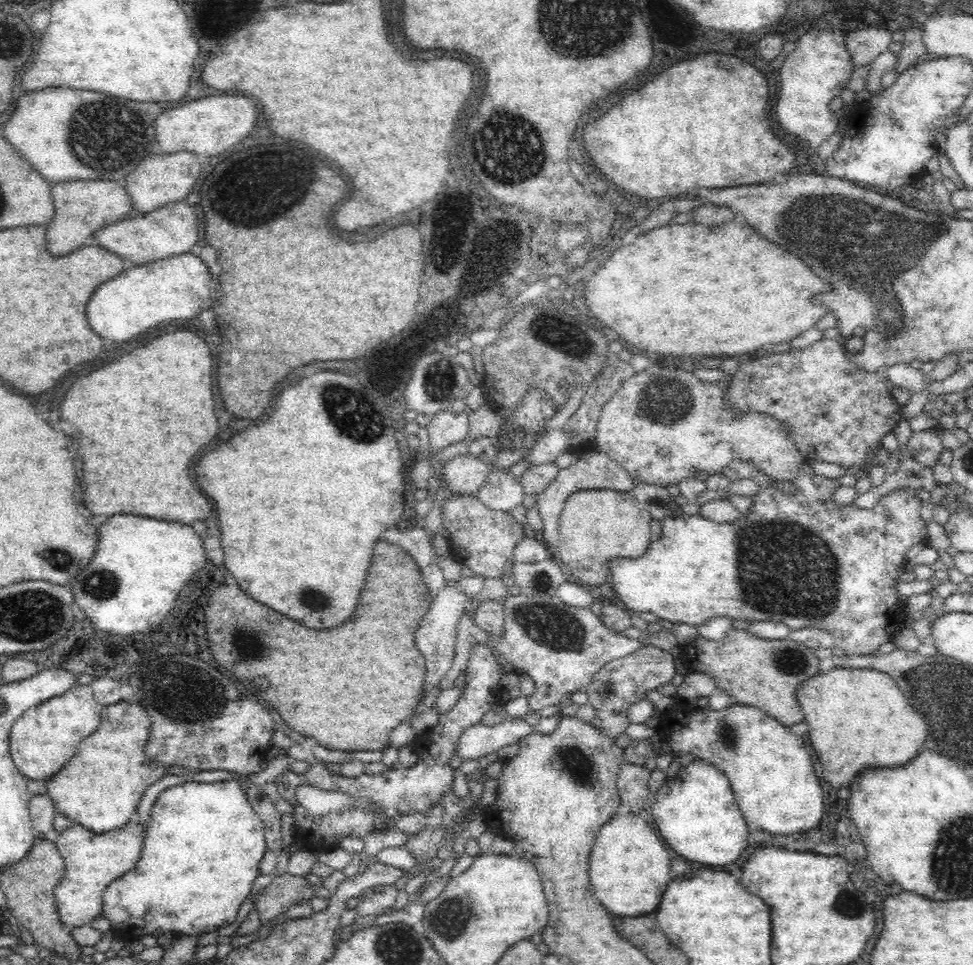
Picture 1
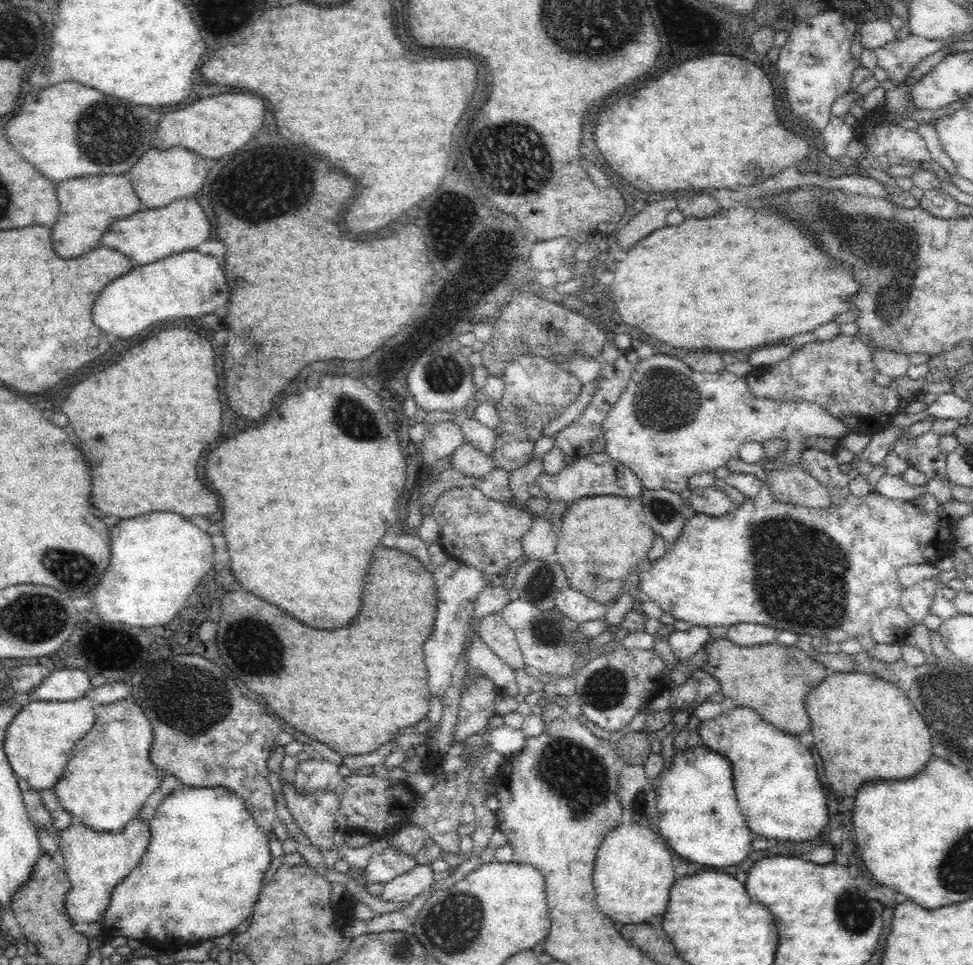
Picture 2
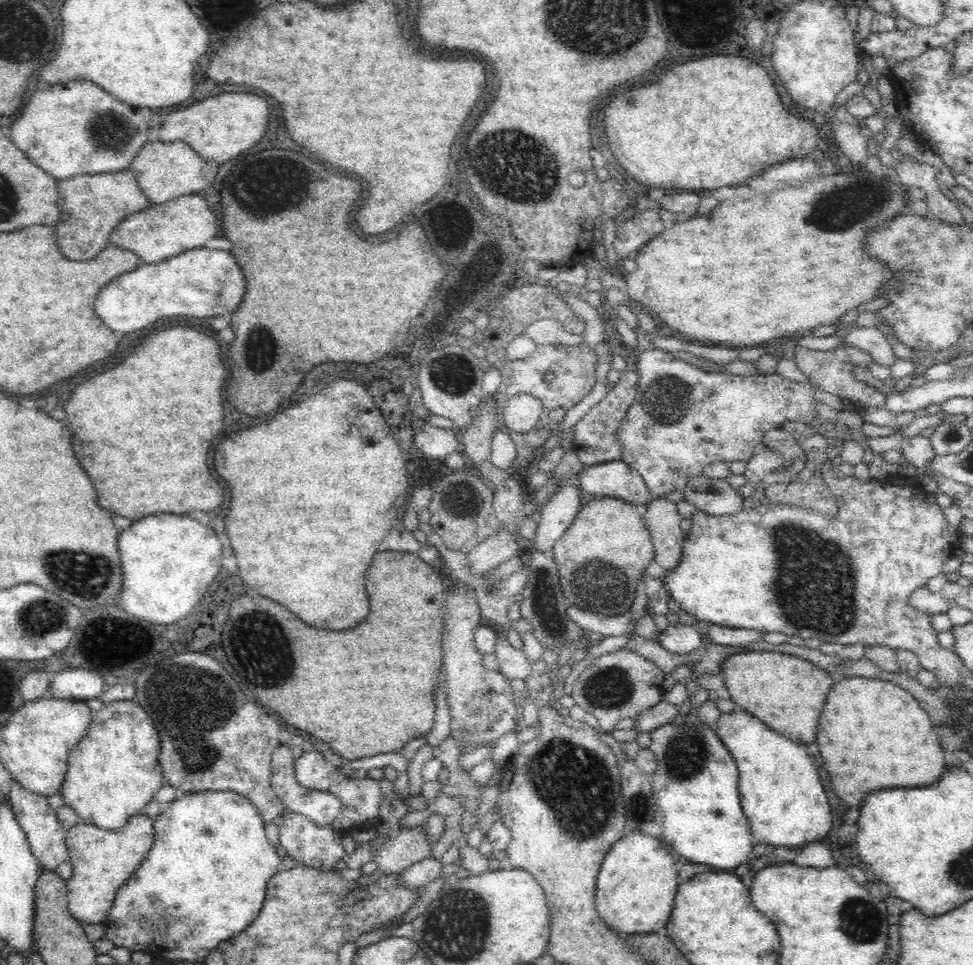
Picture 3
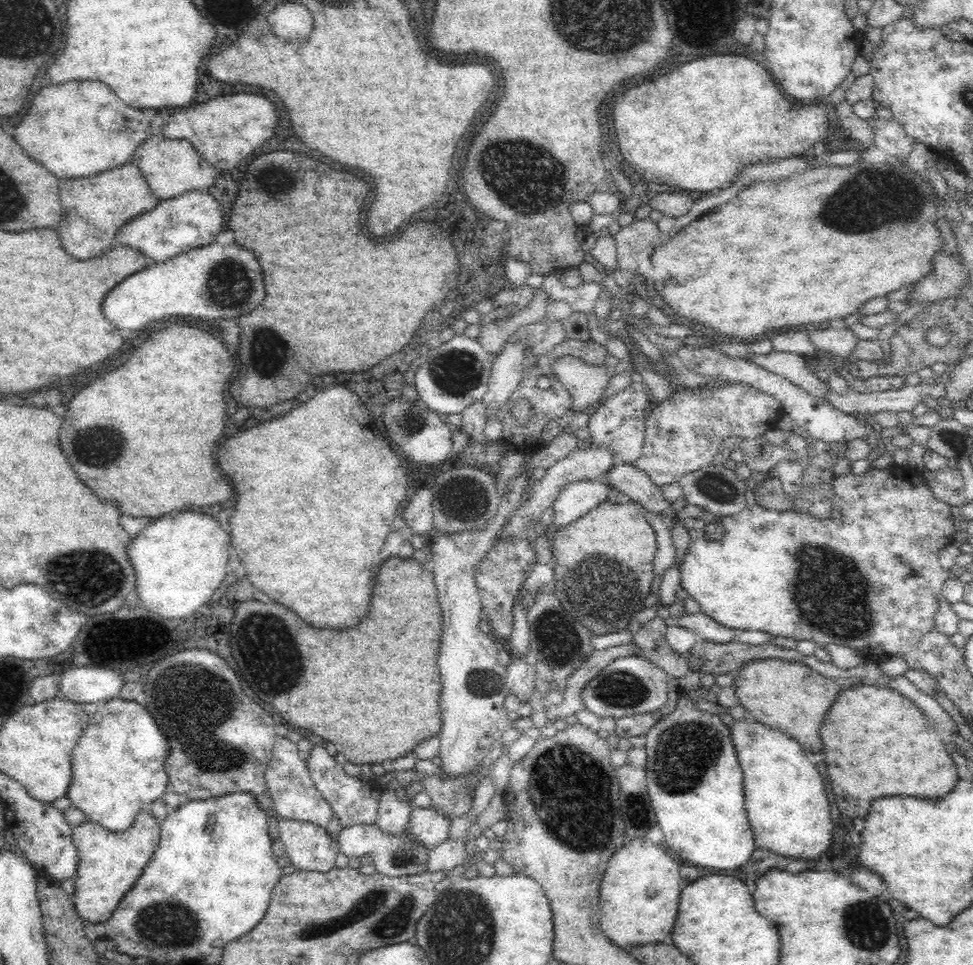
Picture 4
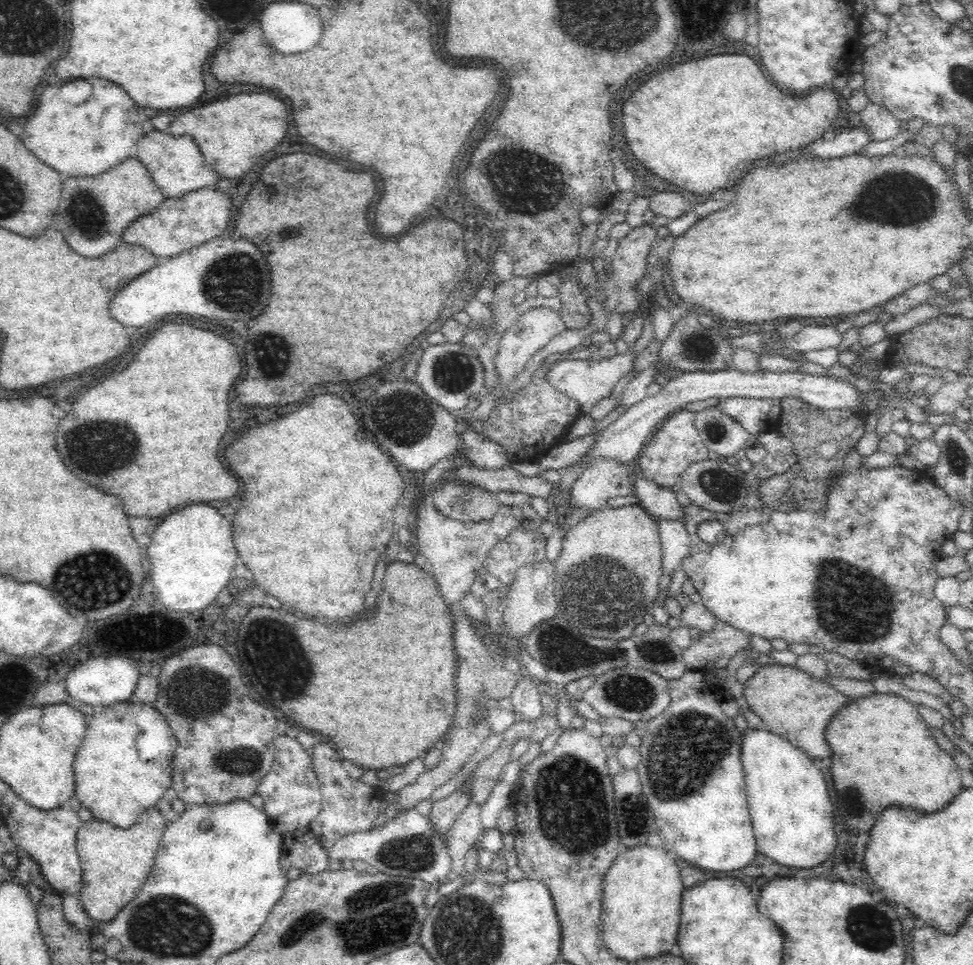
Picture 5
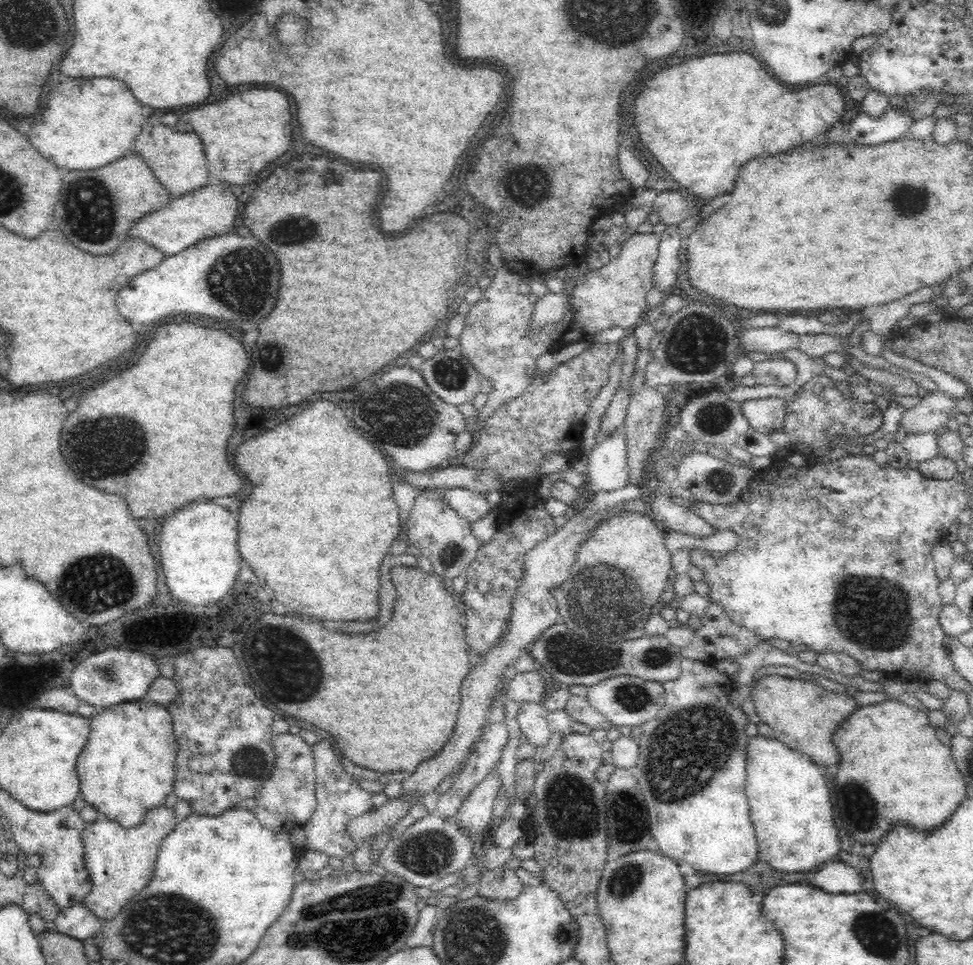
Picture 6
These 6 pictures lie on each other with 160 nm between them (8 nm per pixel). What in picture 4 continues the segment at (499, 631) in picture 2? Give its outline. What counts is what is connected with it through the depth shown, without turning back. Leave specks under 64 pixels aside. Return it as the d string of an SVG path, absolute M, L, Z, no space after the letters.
M511 654L509 664L506 664L506 680L510 690L520 701L530 699L536 680L535 665L527 663L525 658Z

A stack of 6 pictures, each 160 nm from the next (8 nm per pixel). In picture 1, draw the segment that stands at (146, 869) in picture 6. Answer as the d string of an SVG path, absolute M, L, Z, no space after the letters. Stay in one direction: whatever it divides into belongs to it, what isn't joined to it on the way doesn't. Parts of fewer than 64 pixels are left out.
M133 819L122 828L93 834L81 824L74 822L58 835L55 845L64 861L62 880L54 890L55 904L62 925L81 927L99 918L103 910L104 890L138 862L145 834L144 822Z

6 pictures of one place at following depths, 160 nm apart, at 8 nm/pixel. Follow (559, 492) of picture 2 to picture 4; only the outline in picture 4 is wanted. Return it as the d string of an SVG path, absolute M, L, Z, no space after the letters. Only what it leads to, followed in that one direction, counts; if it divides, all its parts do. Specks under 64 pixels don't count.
M614 464L608 469L600 480L604 480L616 493L624 495L627 501L636 502L639 507L656 514L673 510L672 504L664 499L661 488L655 486L635 464Z

